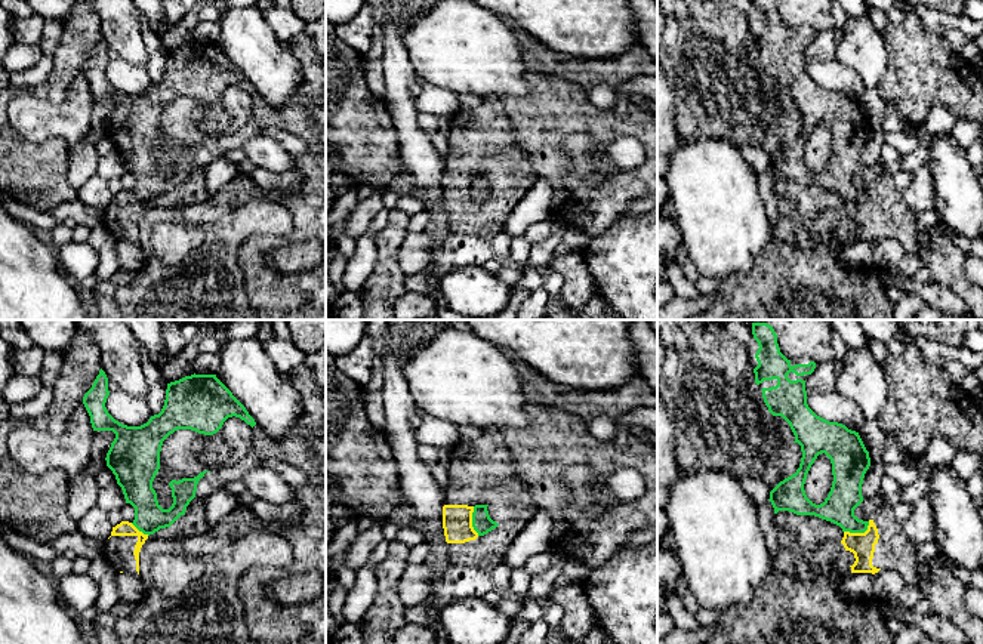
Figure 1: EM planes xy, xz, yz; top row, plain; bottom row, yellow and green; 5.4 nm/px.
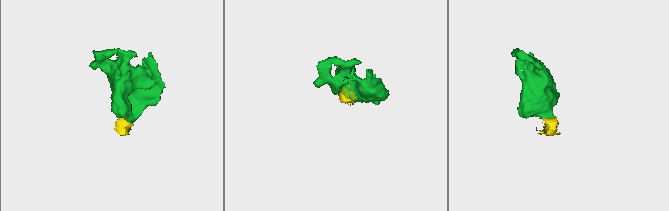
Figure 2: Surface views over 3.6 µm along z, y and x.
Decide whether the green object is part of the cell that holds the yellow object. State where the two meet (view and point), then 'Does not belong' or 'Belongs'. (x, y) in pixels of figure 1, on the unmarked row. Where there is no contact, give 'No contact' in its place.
Touches yellow at yz (859, 202). Does not belong

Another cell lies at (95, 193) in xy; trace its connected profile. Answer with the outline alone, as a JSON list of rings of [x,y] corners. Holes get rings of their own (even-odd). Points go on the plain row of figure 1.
[[[93,175],[77,191],[77,198],[86,206],[102,213],[111,204],[113,192],[108,187],[108,181]]]

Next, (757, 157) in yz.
[[[745,147],[742,148],[742,152],[756,173],[761,173],[770,167],[770,157],[762,148]]]

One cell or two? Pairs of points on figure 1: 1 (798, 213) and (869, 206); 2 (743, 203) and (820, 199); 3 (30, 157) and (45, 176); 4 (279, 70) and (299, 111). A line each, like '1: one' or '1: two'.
1: one
2: two
3: one
4: two

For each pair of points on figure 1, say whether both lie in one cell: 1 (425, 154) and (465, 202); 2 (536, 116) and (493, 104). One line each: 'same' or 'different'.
1: different
2: different

